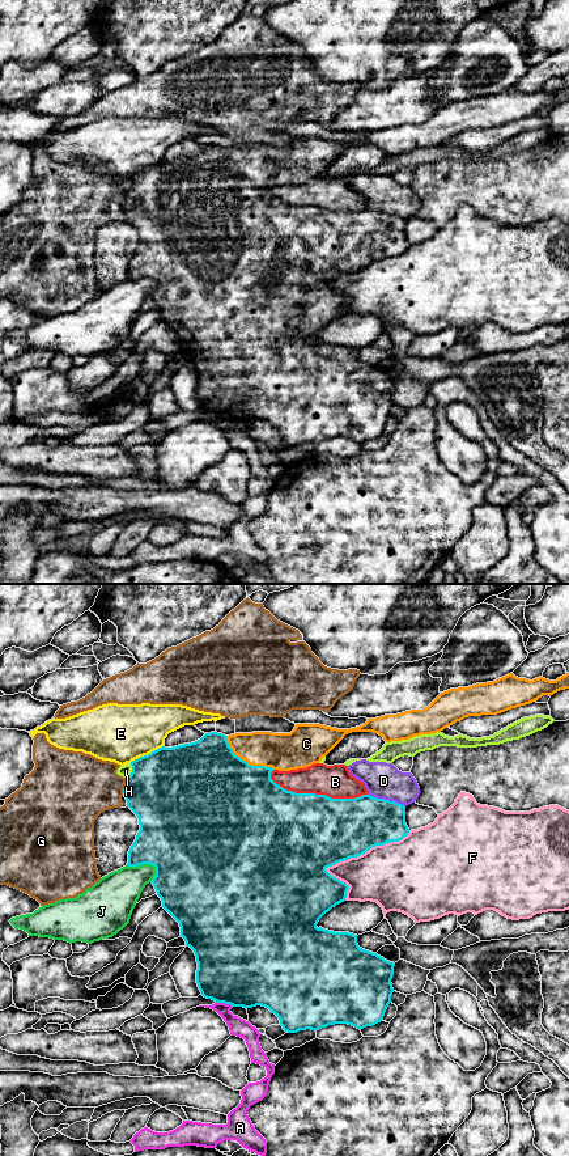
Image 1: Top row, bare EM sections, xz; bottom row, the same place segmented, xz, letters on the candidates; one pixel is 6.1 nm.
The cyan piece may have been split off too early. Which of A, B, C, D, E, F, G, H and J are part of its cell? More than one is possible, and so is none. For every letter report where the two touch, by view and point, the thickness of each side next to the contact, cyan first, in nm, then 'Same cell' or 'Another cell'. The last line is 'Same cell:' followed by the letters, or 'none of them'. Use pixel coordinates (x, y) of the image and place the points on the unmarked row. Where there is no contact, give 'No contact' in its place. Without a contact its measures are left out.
A: Touches cyan at xz (225, 416). Thickness 500 nm (cyan) against 120 nm. Another cell
B: Touches cyan at xz (317, 208). Thickness 500 nm (cyan) against 200 nm. Another cell
C: Touches cyan at xz (245, 174). Thickness 500 nm (cyan) against 240 nm. Same cell
D: Touches cyan at xz (386, 214). Thickness 340 nm (cyan) against 220 nm. Another cell
E: Touches cyan at xz (145, 169). Thickness 500 nm (cyan) against 360 nm. Another cell
F: Touches cyan at xz (349, 271). Thickness 440 nm (cyan) against 360 nm. Another cell
G: Touches cyan at xz (124, 199). Thickness 480 nm (cyan) against 380 nm. Another cell
H: Touches cyan at xz (132, 185). Thickness 500 nm (cyan) against 70 nm. Another cell
J: Touches cyan at xz (145, 276). Thickness 460 nm (cyan) against 260 nm. Another cell
Same cell: C

